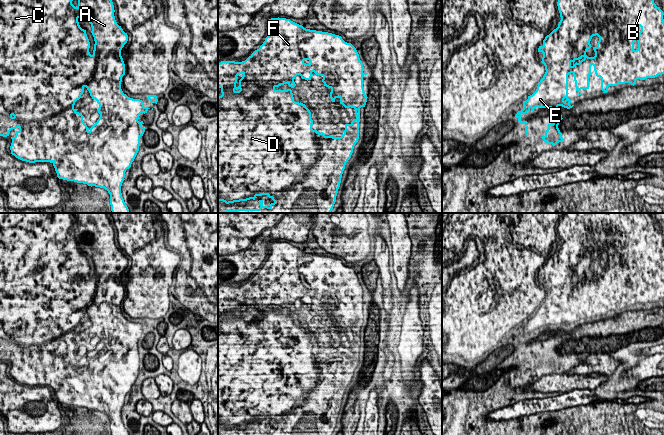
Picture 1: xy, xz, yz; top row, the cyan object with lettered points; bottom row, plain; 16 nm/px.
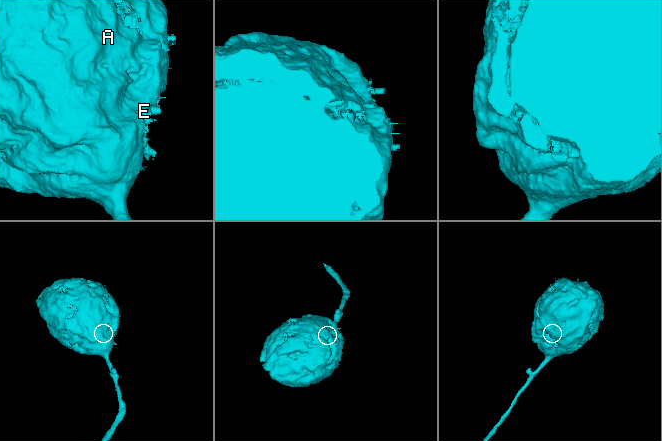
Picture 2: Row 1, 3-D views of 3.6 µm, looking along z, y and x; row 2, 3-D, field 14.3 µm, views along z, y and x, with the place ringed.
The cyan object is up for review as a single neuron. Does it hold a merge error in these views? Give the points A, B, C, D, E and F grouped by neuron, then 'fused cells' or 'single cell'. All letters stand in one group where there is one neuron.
A B C D E F | single cell

